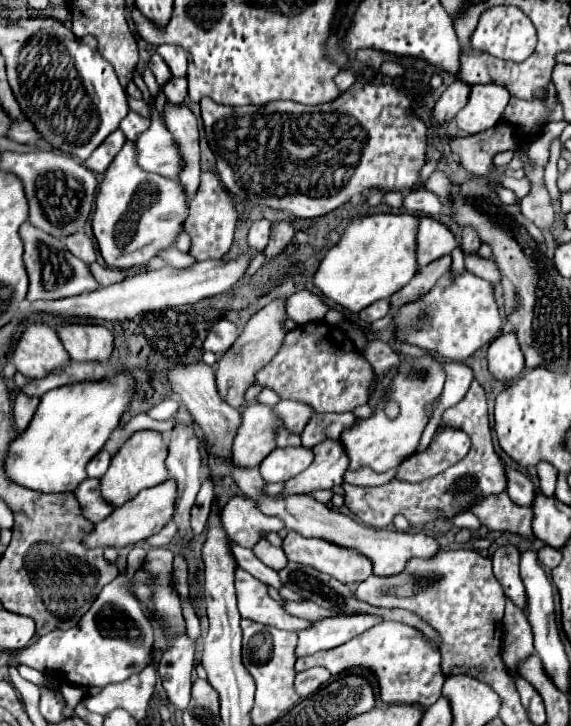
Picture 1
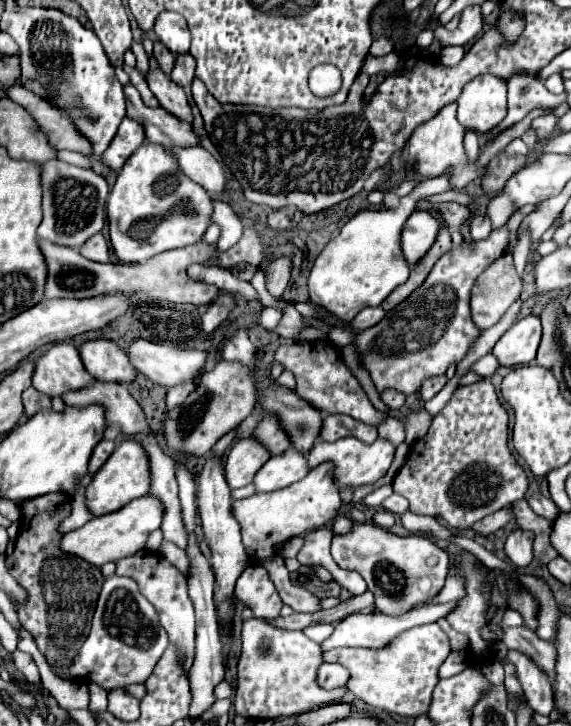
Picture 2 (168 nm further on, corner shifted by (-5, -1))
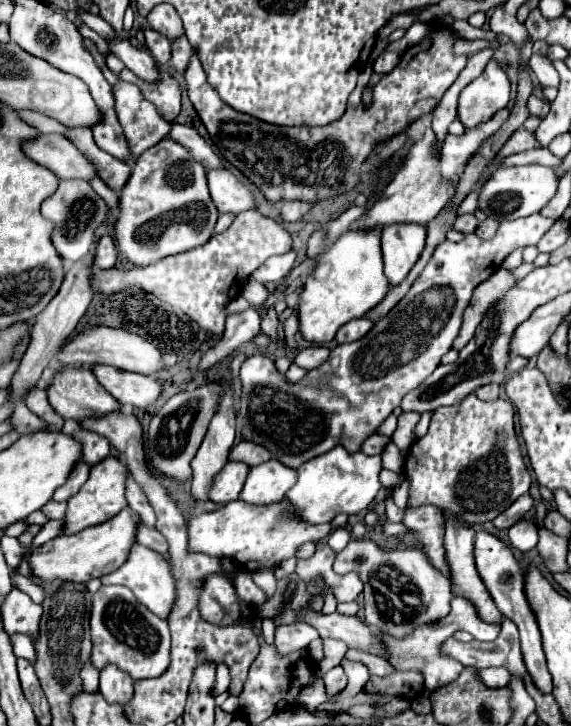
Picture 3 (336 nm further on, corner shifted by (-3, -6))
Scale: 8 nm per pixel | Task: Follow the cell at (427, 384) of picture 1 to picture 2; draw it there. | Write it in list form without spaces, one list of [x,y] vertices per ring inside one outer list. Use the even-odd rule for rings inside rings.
[[[346,436],[336,442],[318,440],[312,446],[312,450],[308,452],[308,464],[310,464],[310,468],[316,468],[318,464],[330,460],[334,464],[334,476],[336,476],[336,482],[340,488],[348,486],[348,484],[360,486],[360,484],[372,484],[372,482],[380,480],[388,472],[392,460],[394,460],[394,454],[396,454],[396,446],[386,438],[376,438],[372,444],[366,444],[354,436]]]

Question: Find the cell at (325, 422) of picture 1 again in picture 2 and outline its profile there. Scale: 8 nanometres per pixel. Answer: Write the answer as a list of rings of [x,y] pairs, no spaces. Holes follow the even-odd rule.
[[[328,414],[328,416],[324,416],[320,440],[336,442],[338,438],[344,438],[344,436],[356,436],[358,440],[372,442],[372,440],[378,438],[378,432],[376,432],[376,426],[364,424],[364,422],[354,420],[346,414]]]

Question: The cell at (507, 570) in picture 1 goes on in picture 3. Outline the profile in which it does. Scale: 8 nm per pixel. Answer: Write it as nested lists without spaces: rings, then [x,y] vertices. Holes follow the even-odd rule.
[[[528,519],[514,523],[510,527],[510,543],[512,543],[512,547],[516,547],[522,553],[534,549],[538,543],[538,525]]]

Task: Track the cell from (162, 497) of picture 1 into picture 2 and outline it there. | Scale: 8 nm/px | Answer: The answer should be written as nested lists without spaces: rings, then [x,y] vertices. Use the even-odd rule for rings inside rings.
[[[146,494],[142,498],[132,500],[130,504],[126,504],[124,508],[120,508],[120,510],[116,510],[112,514],[96,516],[94,520],[84,524],[82,528],[64,534],[62,550],[70,552],[70,554],[76,554],[76,556],[84,558],[86,562],[90,562],[94,566],[102,566],[106,562],[118,562],[120,558],[126,558],[126,556],[134,554],[134,552],[138,552],[140,548],[144,548],[146,538],[154,530],[160,528],[162,516],[164,516],[162,500],[154,498],[152,494]]]

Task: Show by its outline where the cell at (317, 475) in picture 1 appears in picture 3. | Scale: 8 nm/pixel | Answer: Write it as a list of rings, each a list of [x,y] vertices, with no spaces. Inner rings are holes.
[[[236,499],[216,511],[194,515],[186,521],[188,551],[228,557],[244,571],[256,571],[262,567],[280,565],[284,559],[294,557],[304,543],[324,541],[332,531],[330,523],[300,525],[300,521],[284,521],[284,517],[280,517],[280,509],[284,509],[284,501],[280,501],[280,505],[268,505],[268,509],[252,509],[252,505],[244,505]]]

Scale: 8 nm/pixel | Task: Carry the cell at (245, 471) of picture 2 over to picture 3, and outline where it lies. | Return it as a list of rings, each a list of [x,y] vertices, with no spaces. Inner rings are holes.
[[[226,463],[220,471],[220,475],[214,477],[210,489],[208,489],[208,499],[218,503],[218,505],[226,505],[234,499],[238,499],[240,489],[244,487],[244,477],[248,475],[248,465],[240,465],[240,463]]]

